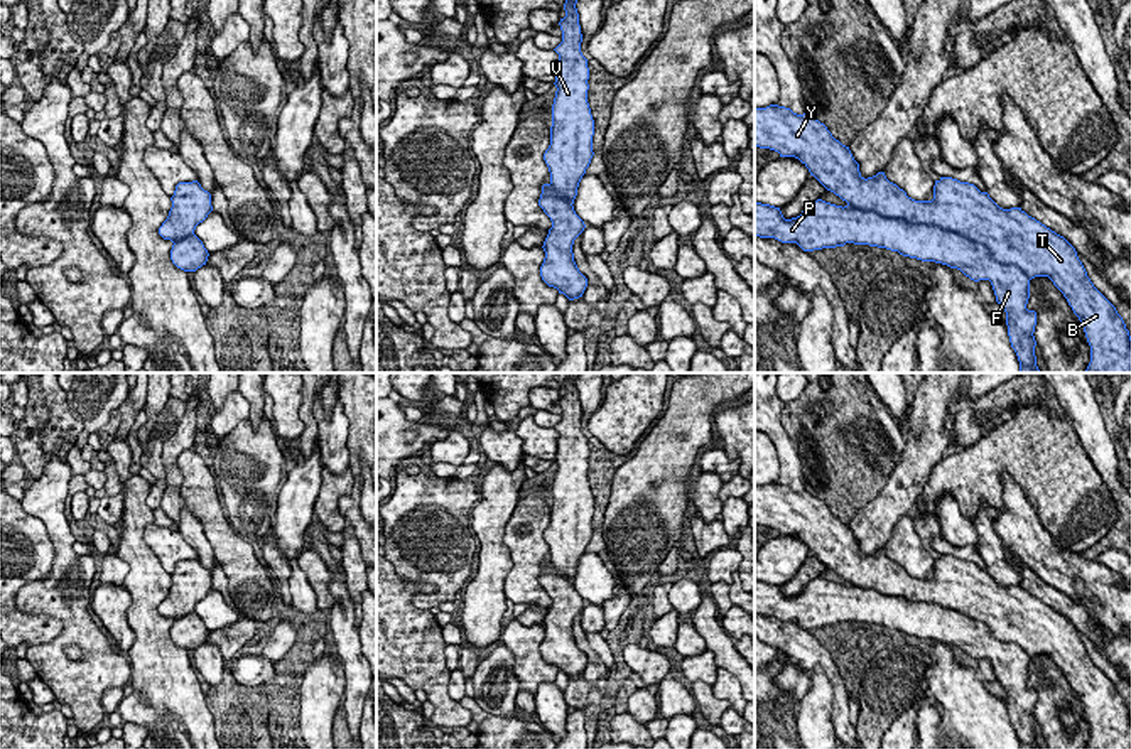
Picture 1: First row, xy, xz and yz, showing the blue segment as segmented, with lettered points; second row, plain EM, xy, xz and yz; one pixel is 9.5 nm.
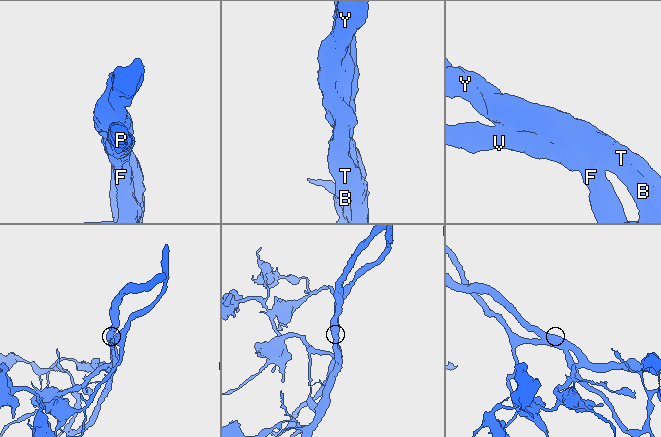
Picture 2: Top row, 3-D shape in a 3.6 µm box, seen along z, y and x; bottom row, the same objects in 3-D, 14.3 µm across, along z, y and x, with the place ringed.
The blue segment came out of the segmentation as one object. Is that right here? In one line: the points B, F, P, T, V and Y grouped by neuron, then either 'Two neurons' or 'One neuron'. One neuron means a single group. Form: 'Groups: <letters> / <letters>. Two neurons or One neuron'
Groups: B T Y / F P V. Two neurons

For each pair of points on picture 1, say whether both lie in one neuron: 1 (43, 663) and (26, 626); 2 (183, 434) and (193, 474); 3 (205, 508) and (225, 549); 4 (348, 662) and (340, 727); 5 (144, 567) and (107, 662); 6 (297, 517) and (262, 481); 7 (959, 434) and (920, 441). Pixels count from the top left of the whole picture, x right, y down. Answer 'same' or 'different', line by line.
1: different
2: different
3: same
4: different
5: different
6: different
7: different

